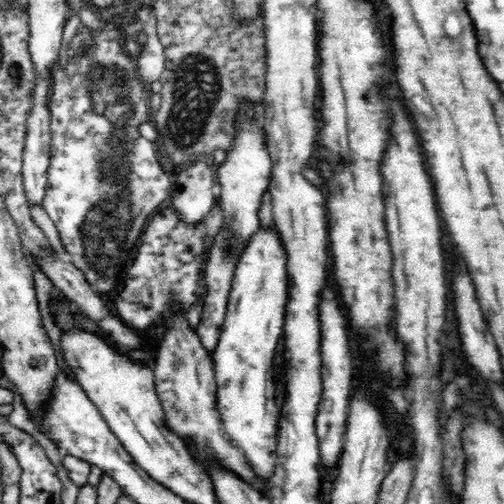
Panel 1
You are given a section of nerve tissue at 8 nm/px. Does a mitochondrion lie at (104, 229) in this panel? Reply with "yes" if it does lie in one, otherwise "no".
yes

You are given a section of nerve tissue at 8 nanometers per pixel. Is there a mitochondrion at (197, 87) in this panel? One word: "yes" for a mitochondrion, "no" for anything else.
yes

